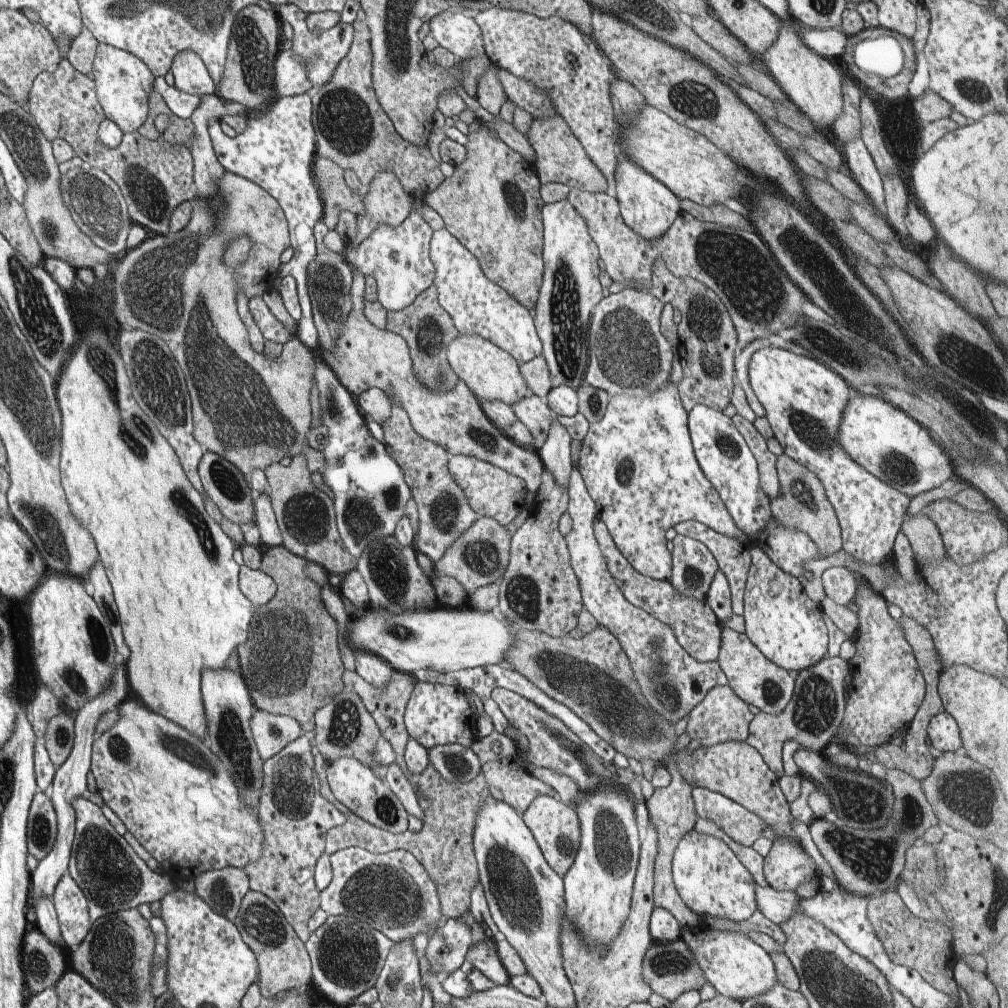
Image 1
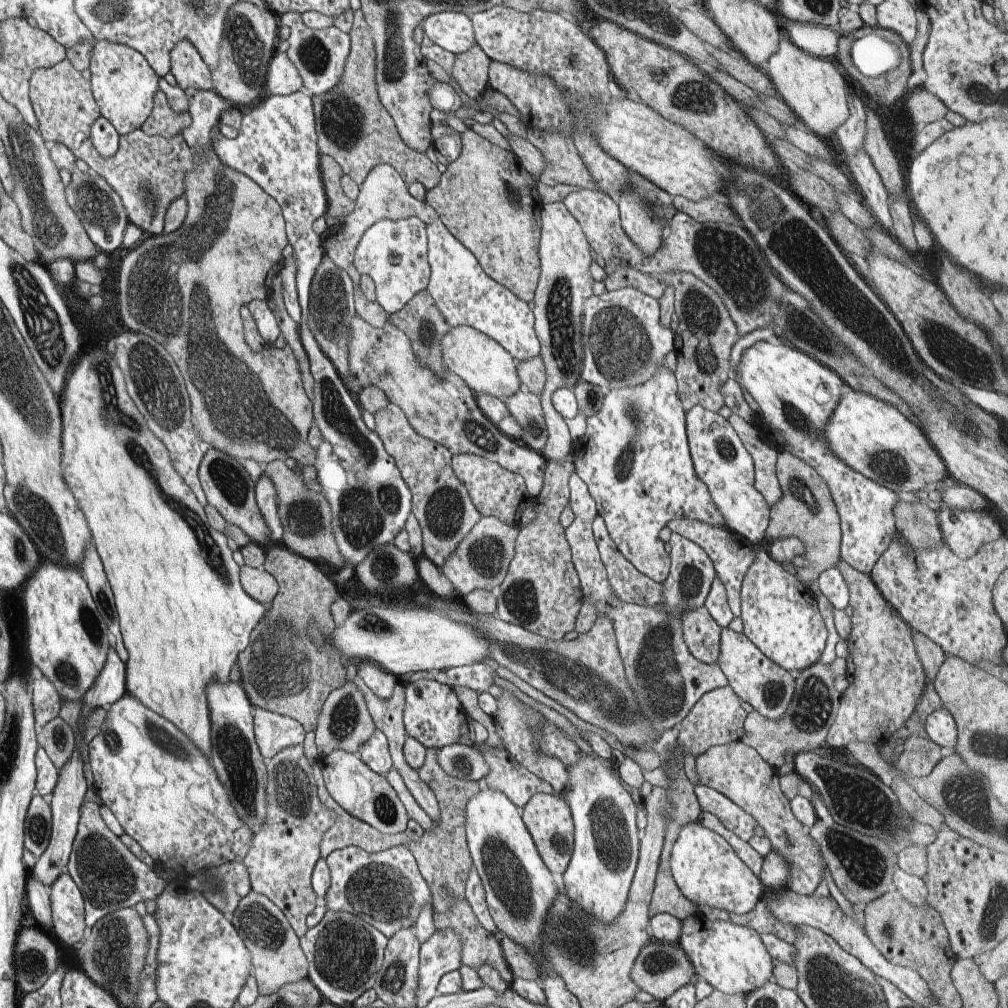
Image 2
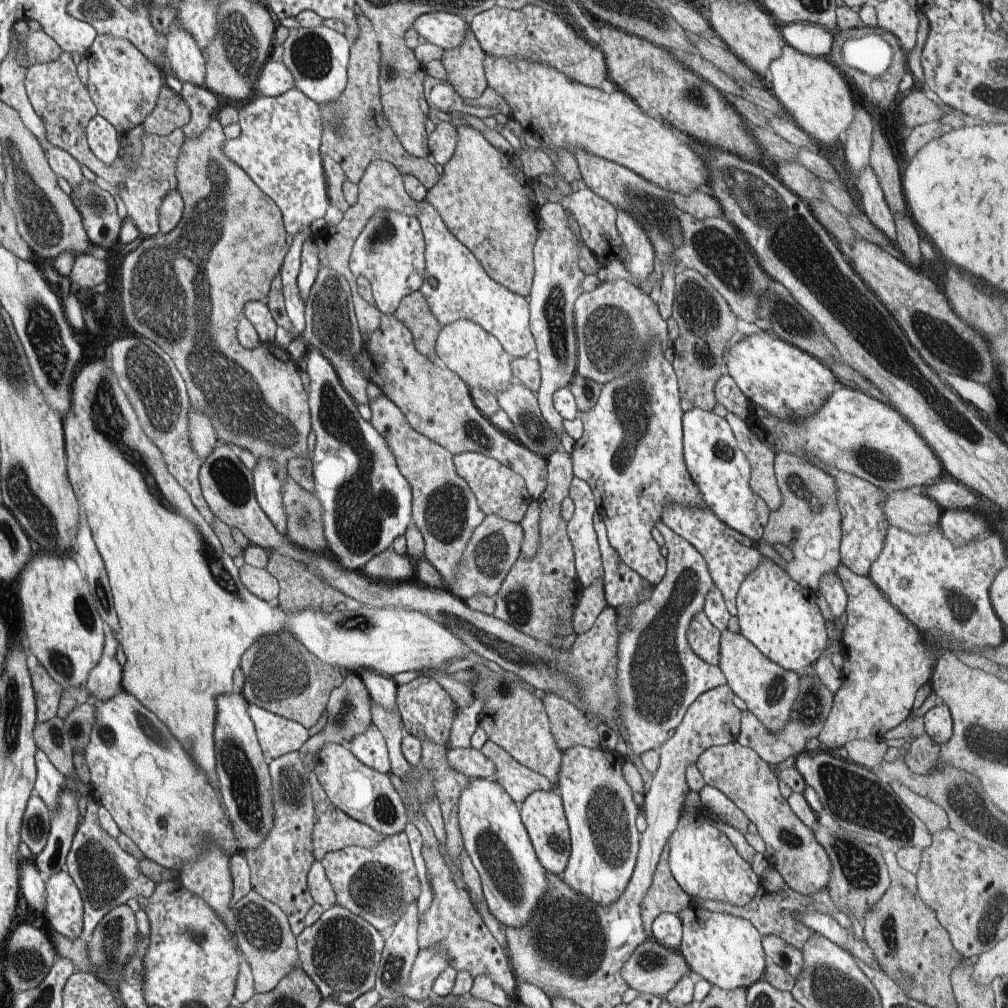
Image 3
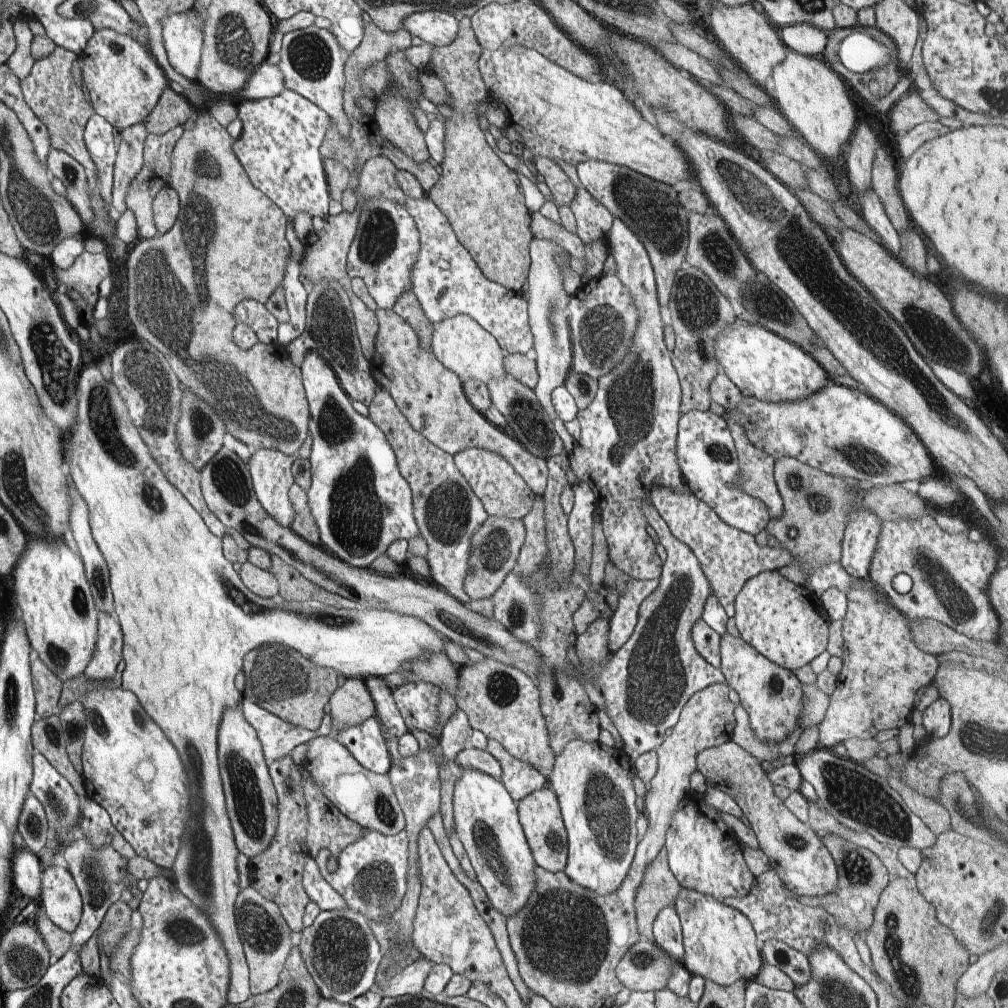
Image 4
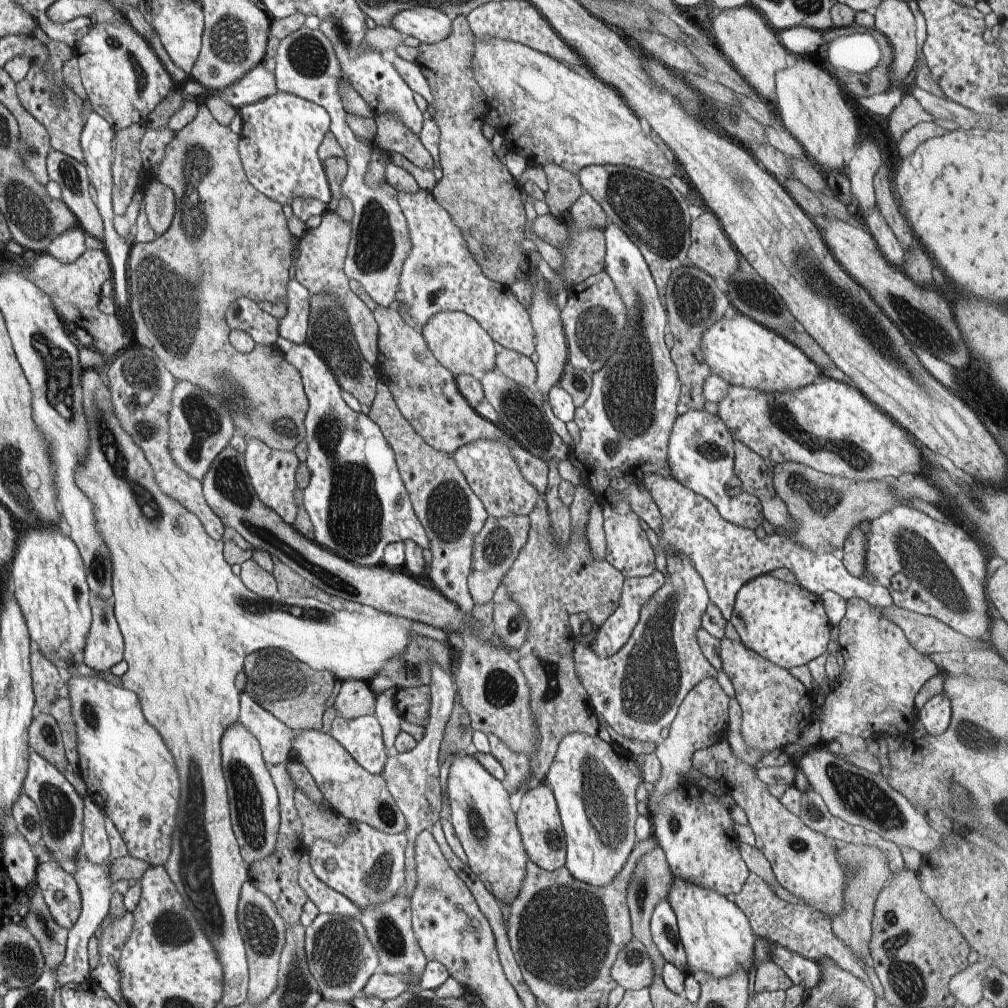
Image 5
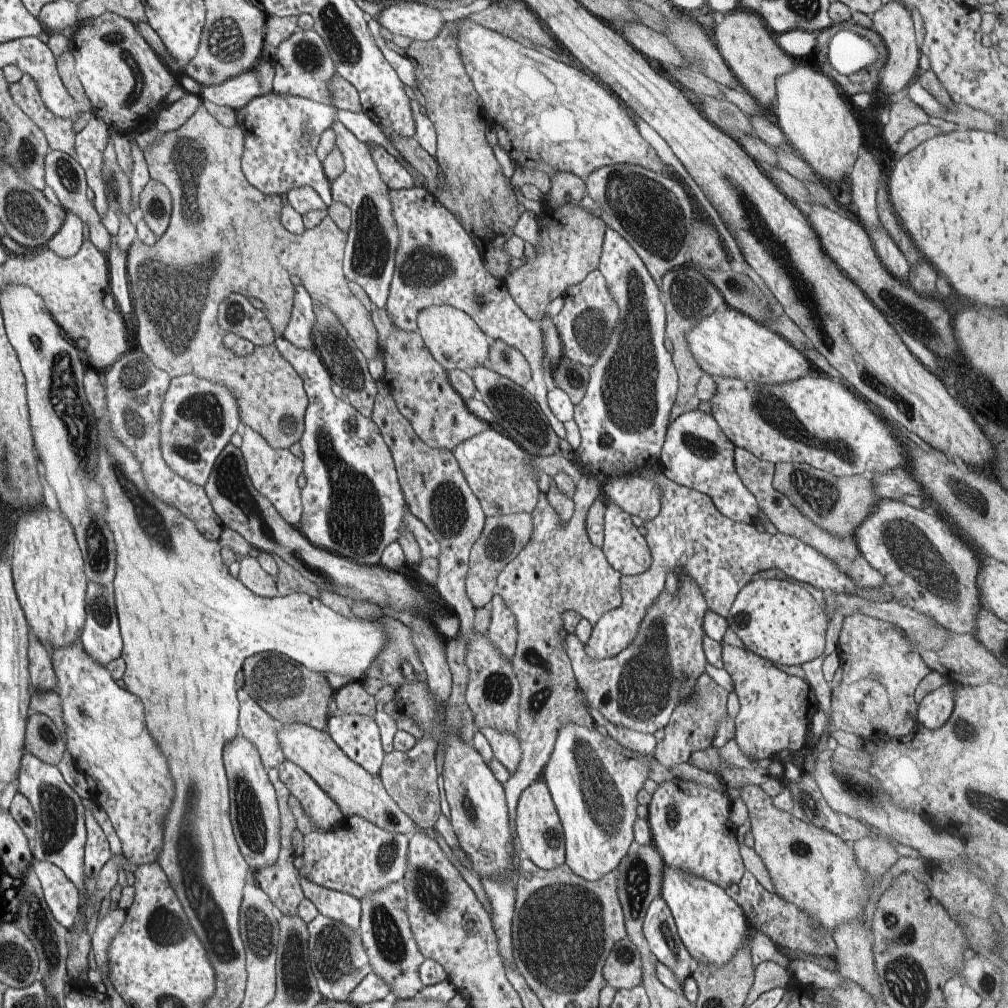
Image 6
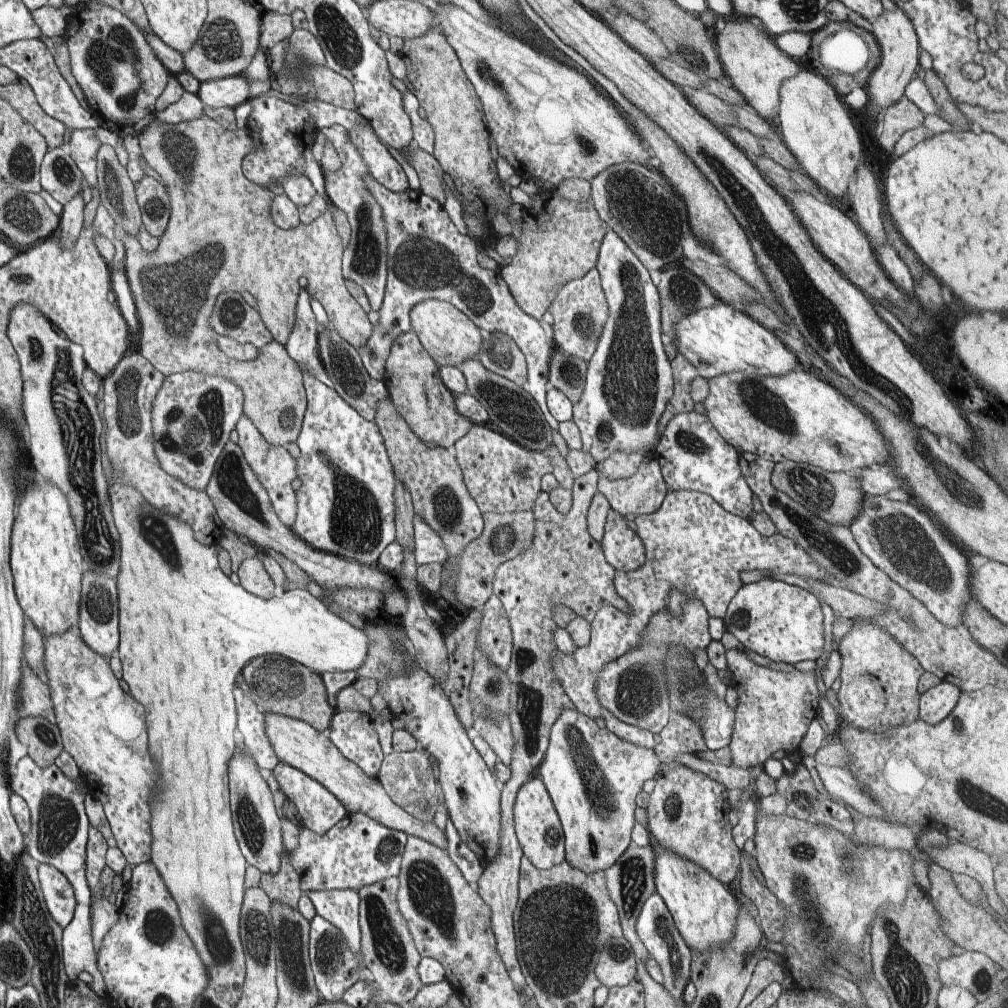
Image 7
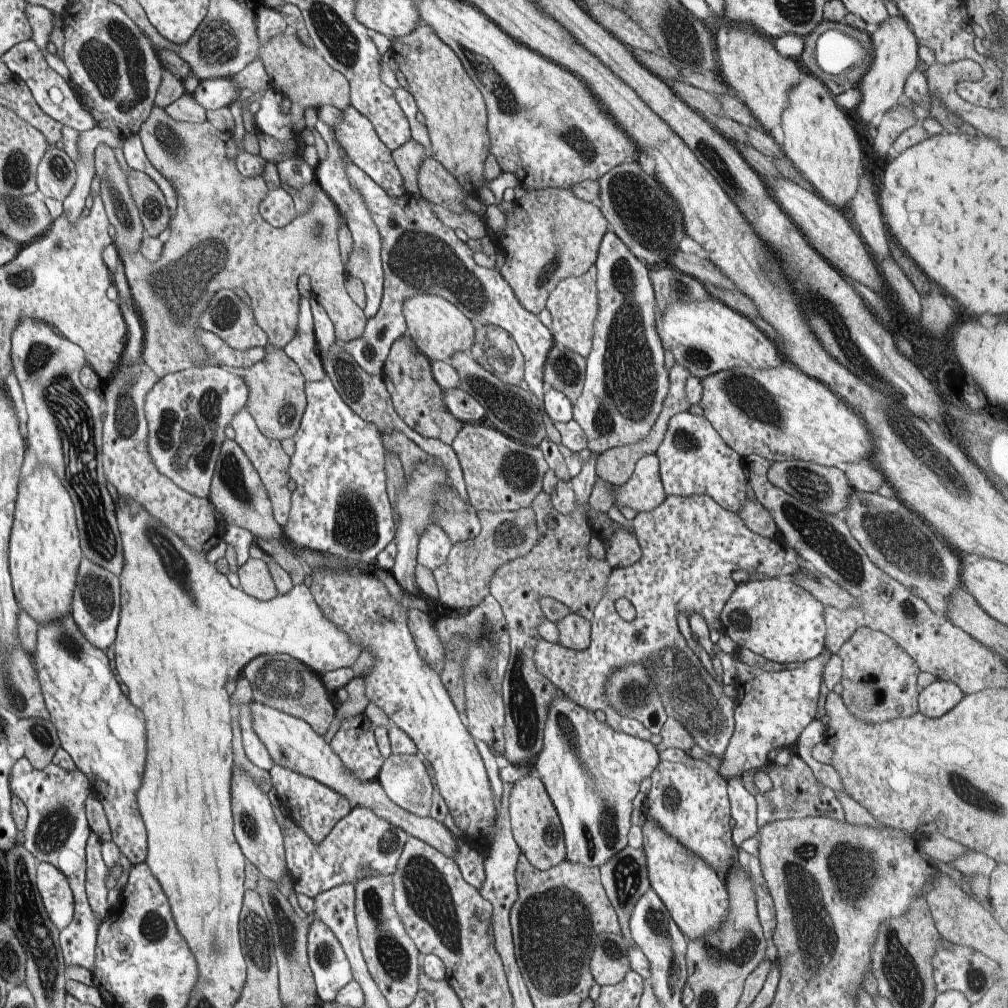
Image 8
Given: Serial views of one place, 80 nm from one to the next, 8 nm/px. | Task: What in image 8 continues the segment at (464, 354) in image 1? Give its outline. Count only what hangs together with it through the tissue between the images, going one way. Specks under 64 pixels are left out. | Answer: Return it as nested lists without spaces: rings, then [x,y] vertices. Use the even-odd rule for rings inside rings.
[[[429,293],[416,294],[404,300],[402,312],[406,320],[406,333],[429,361],[449,362],[456,352],[469,352],[474,344],[474,322],[470,321],[454,304]]]

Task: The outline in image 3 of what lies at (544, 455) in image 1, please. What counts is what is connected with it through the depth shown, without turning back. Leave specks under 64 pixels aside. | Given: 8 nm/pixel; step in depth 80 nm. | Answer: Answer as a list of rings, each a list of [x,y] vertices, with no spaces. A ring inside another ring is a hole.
[[[547,200],[538,208],[538,215],[543,225],[533,248],[535,275],[528,296],[529,321],[537,346],[535,357],[541,368],[541,387],[535,395],[548,428],[553,430],[555,438],[559,441],[565,430],[563,418],[554,408],[553,394],[558,389],[568,388],[576,372],[578,349],[574,305],[578,297],[585,292],[582,281],[586,278],[578,265],[579,239],[570,228],[564,210],[565,208],[554,200],[551,202]]]

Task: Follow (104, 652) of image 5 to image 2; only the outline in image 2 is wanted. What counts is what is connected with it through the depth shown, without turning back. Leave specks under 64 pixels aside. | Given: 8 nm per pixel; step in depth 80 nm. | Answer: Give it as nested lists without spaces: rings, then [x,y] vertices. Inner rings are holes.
[[[114,649],[110,650],[106,668],[99,675],[95,686],[82,700],[81,716],[87,717],[97,708],[107,708],[128,692],[125,662]]]

